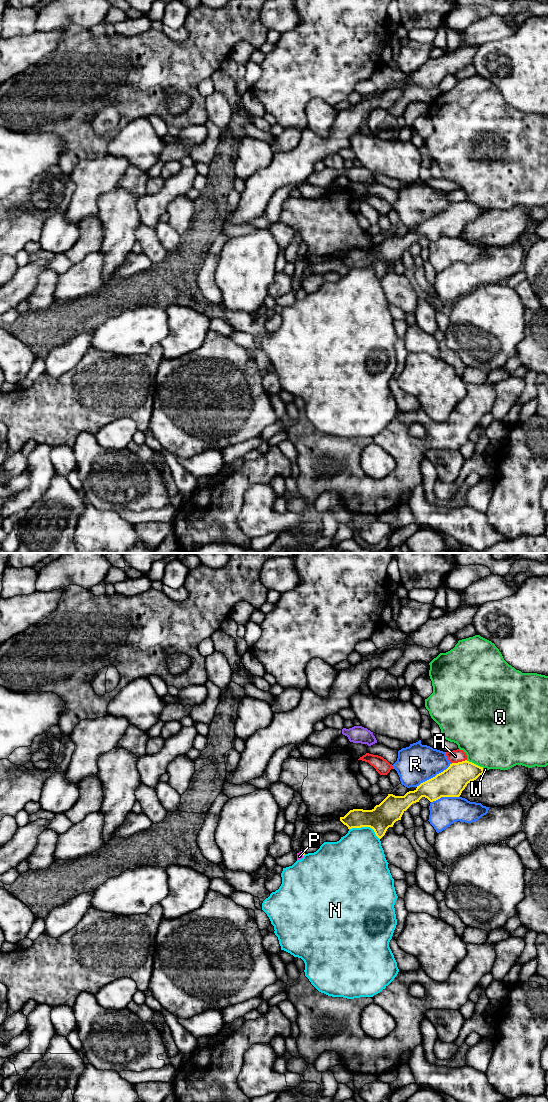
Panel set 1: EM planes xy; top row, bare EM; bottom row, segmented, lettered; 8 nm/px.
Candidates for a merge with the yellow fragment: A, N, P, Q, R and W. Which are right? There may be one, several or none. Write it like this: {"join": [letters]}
{"join": ["P"]}

